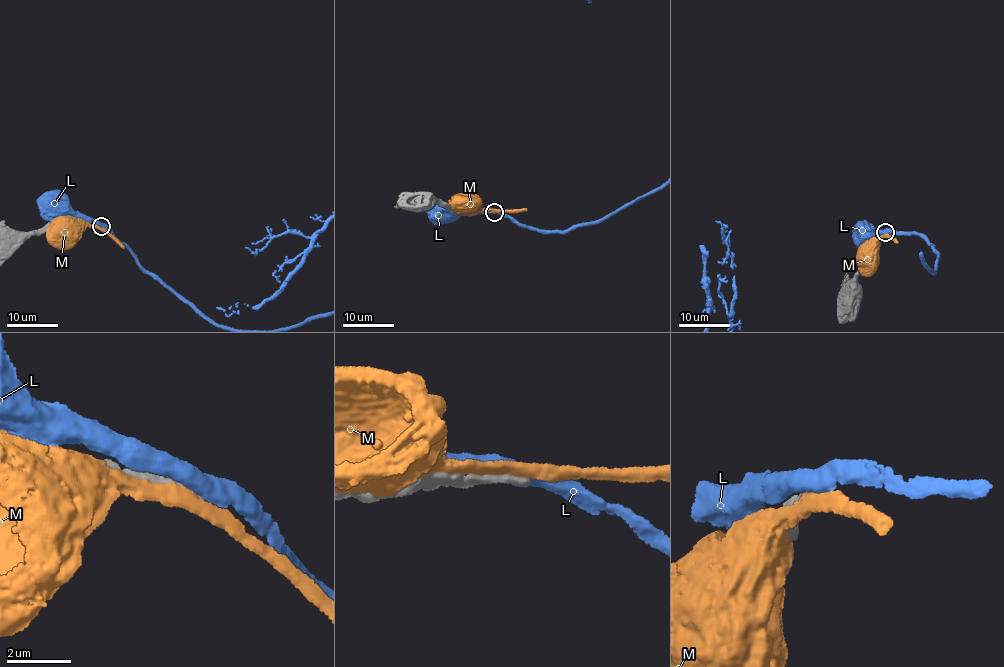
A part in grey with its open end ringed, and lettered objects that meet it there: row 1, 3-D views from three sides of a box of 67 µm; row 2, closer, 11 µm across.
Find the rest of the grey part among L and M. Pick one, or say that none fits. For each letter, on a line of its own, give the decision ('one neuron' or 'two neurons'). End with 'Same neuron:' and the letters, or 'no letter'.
L: two neurons
M: two neurons
Same neuron: no letter

